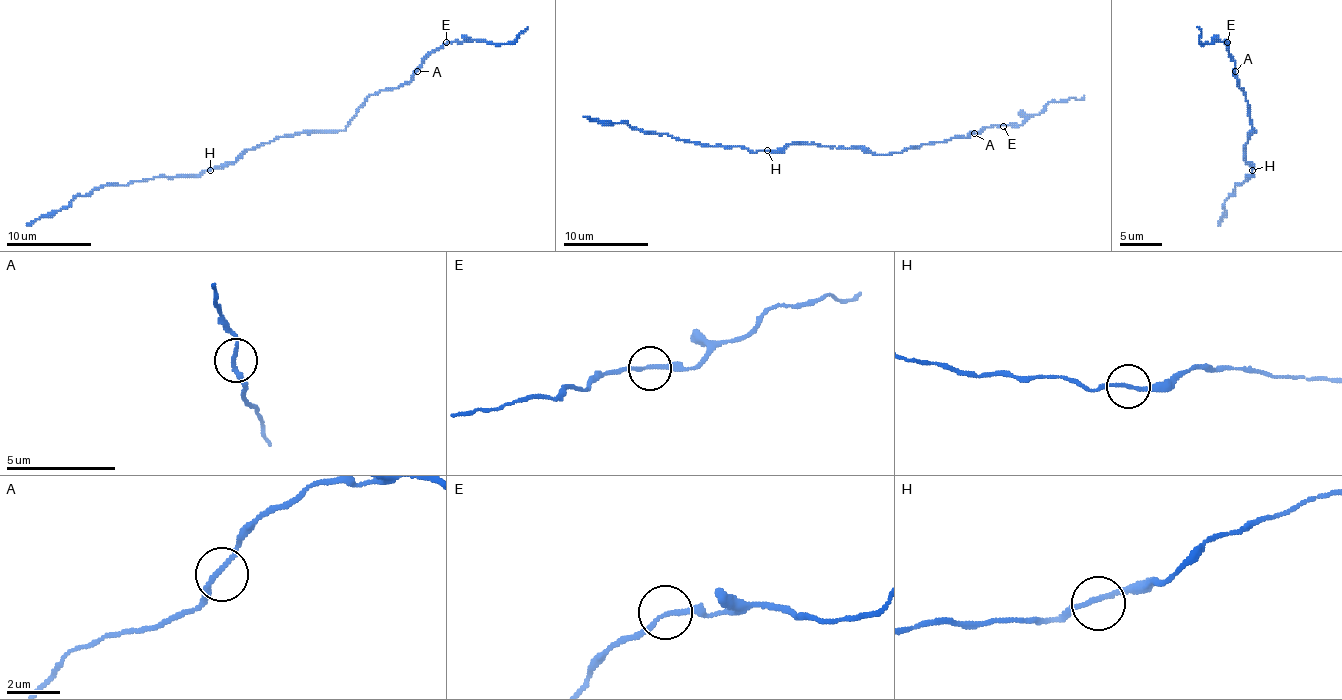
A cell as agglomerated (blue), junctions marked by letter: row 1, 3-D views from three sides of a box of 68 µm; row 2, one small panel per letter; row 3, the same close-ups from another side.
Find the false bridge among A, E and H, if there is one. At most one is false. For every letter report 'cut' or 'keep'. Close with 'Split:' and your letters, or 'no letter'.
A: keep
E: cut
H: keep
Split: E

